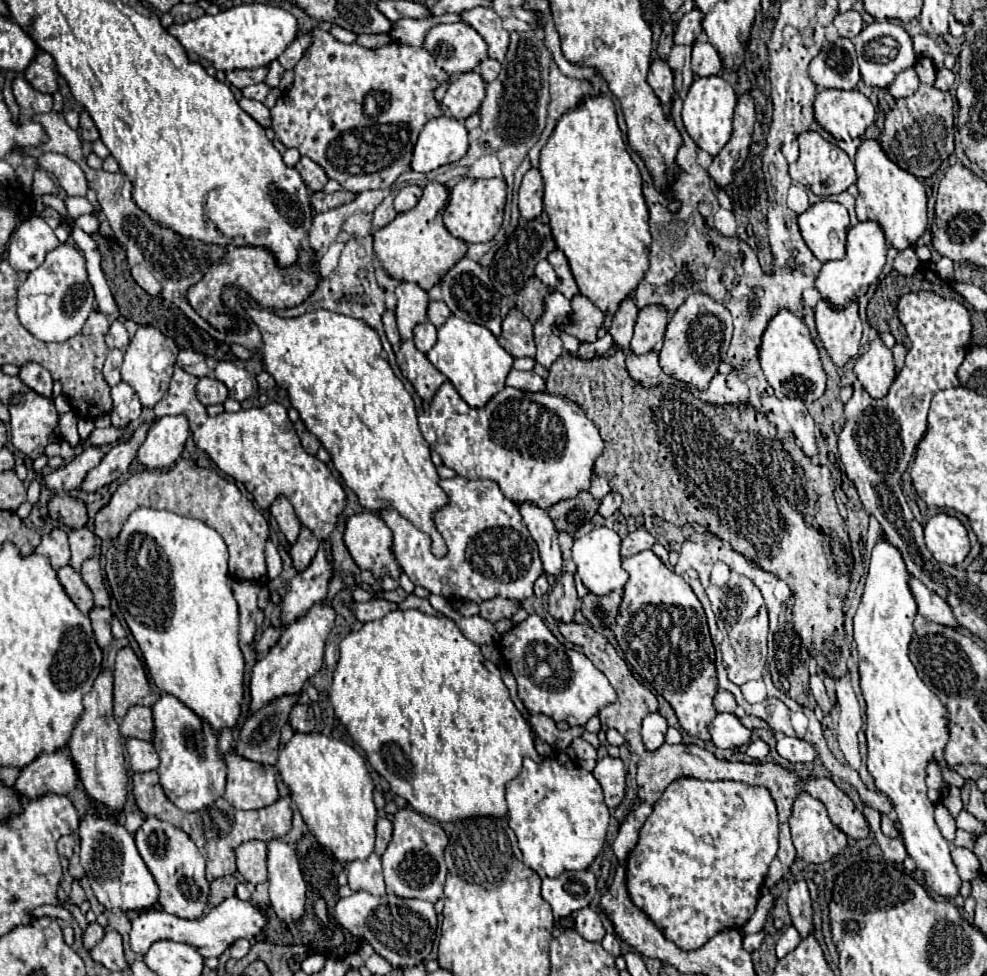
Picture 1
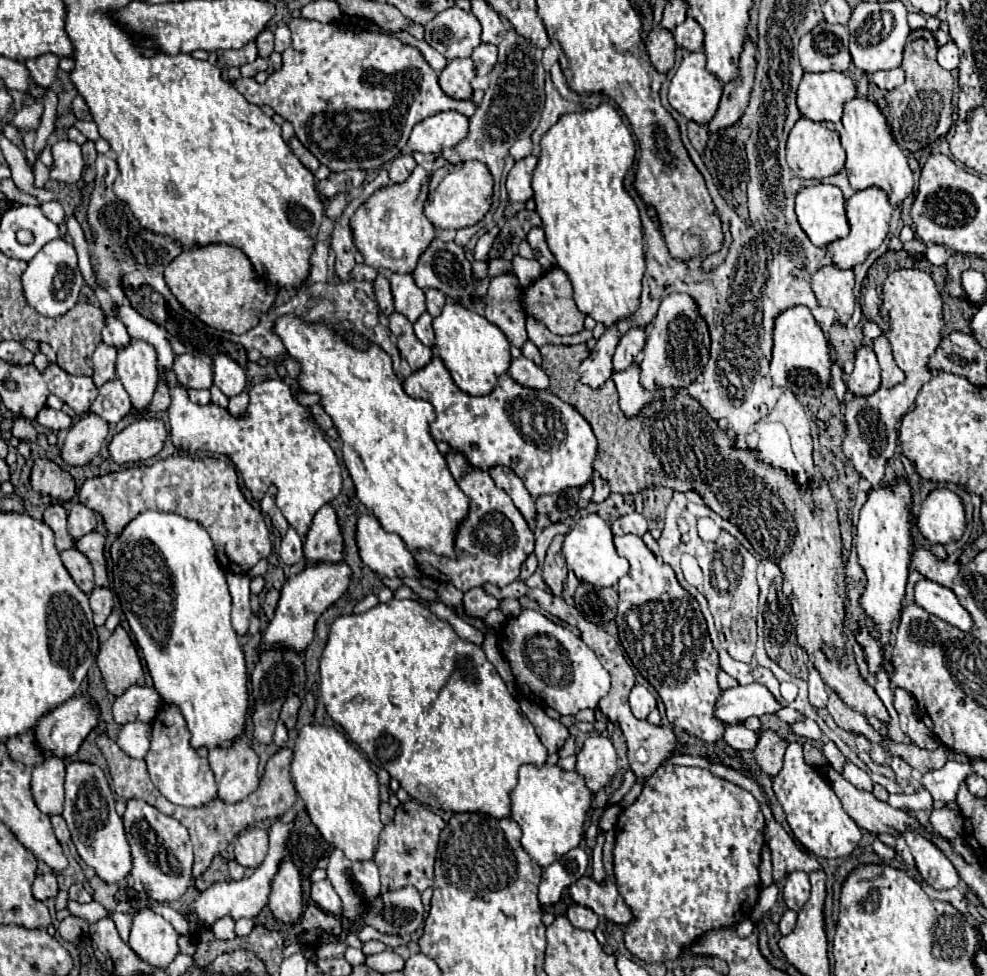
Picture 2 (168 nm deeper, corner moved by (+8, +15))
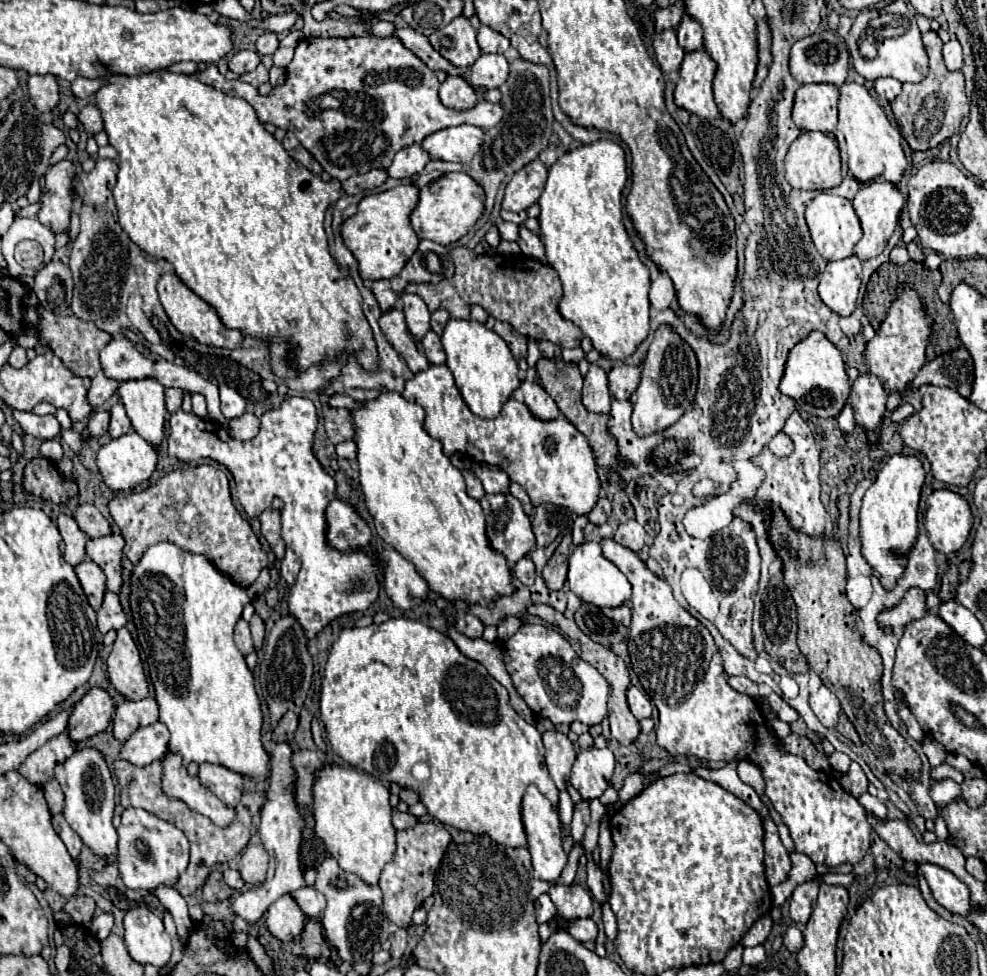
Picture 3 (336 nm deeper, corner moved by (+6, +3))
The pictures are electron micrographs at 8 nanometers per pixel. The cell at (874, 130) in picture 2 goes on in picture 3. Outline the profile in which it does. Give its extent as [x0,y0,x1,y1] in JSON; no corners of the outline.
[834,82,908,186]

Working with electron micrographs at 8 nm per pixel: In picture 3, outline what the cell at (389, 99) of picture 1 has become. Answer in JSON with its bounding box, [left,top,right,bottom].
[194,36,504,182]

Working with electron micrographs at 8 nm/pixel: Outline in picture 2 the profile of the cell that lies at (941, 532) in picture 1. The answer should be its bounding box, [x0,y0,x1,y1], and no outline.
[916,488,966,544]

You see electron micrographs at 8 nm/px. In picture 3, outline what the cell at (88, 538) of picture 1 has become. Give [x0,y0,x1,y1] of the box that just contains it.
[74,504,110,540]

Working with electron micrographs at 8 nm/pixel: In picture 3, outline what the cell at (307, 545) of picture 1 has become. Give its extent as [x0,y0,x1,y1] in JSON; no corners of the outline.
[280,550,300,586]

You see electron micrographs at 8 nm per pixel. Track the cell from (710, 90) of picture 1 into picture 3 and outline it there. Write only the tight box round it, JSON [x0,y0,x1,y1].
[674,48,720,120]

